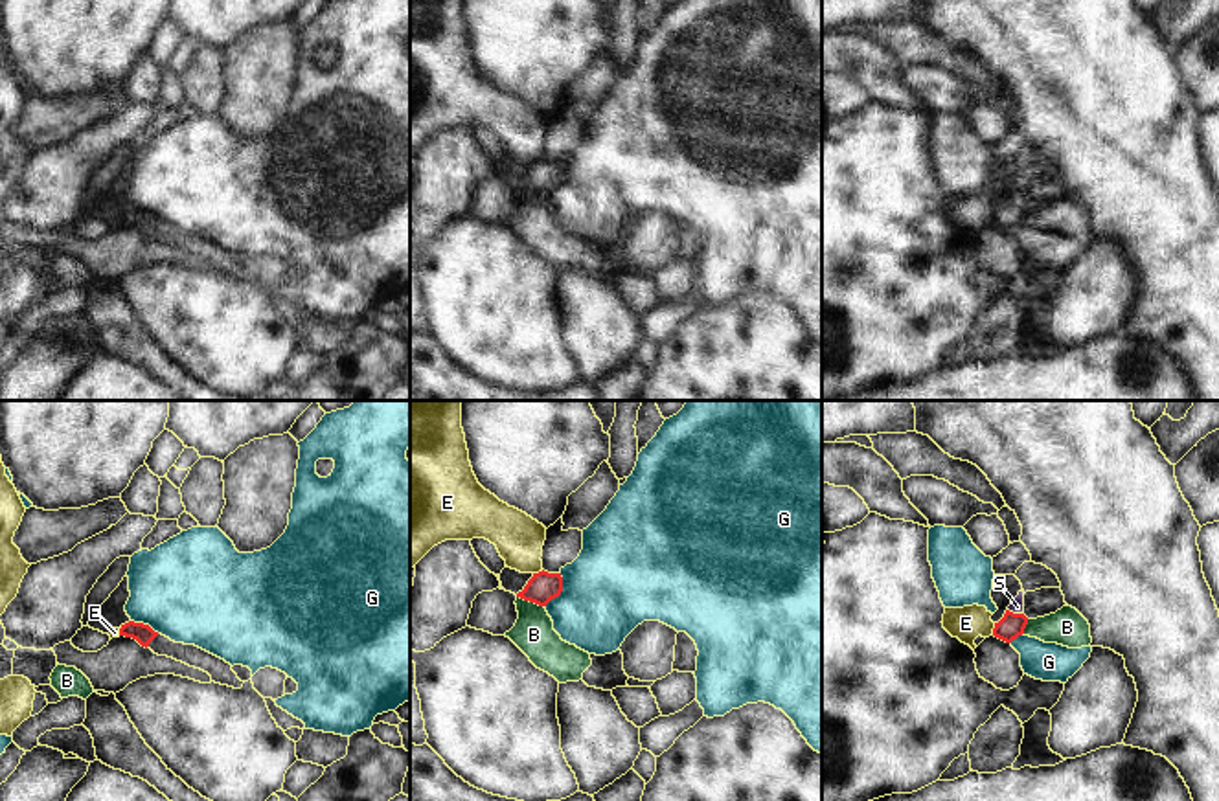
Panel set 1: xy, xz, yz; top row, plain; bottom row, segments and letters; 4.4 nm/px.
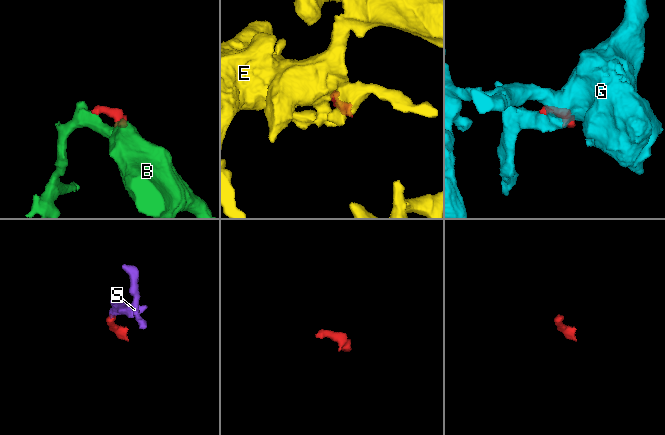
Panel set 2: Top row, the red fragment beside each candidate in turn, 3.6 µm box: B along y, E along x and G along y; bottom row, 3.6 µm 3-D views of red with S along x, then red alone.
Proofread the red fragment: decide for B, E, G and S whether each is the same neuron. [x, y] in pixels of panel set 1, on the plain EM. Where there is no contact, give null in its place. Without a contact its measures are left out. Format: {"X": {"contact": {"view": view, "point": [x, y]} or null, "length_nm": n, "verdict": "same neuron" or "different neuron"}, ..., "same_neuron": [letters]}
{"B": {"contact": {"view": "xz", "point": [530, 190]}, "length_nm": 130, "verdict": "different neuron"}, "E": {"contact": {"view": "yz", "point": [993, 217]}, "length_nm": 60, "verdict": "different neuron"}, "G": {"contact": {"view": "xz", "point": [561, 179]}, "length_nm": 170, "verdict": "different neuron"}, "S": {"contact": {"view": "yz", "point": [1015, 203]}, "length_nm": 80, "verdict": "same neuron"}, "same_neuron": ["S"]}

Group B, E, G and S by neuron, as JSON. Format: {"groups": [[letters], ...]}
{"groups": [["B"], ["E"], ["G"], ["S"]]}

